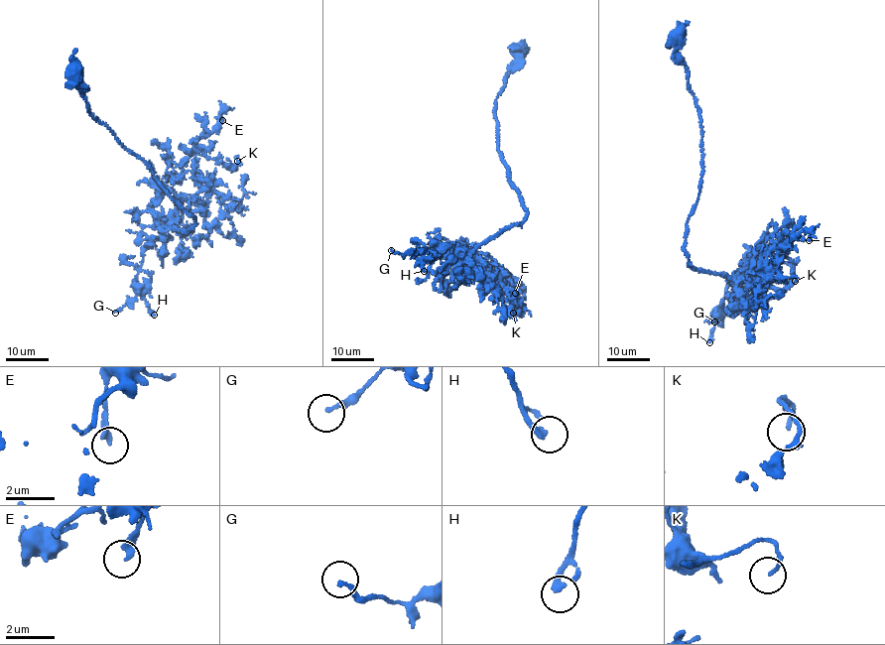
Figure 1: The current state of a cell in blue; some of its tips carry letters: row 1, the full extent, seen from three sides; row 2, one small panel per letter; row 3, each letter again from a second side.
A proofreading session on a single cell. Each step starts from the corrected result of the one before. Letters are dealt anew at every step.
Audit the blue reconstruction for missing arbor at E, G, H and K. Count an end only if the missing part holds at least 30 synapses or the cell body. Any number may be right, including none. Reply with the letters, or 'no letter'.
no letter

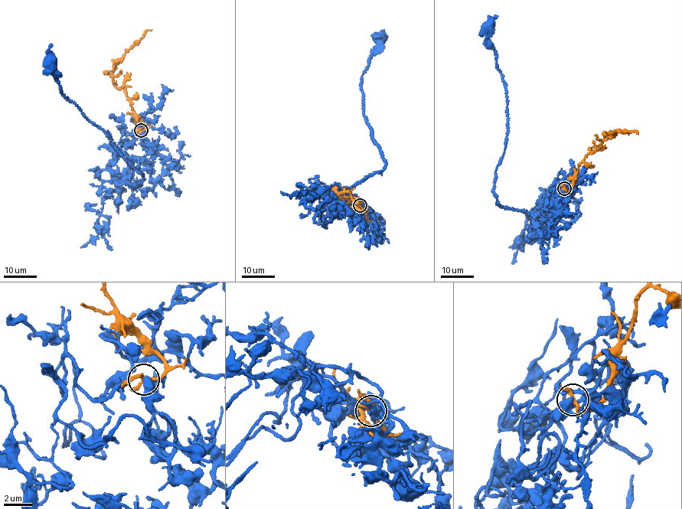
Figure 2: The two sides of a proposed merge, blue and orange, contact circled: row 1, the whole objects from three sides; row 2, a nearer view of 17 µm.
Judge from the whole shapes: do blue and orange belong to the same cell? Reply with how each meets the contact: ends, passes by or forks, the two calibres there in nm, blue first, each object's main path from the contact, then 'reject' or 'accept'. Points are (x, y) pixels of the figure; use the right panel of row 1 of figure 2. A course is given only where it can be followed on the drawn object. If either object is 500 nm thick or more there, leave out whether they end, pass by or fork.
blue forks; orange passes by; calibres 360 and 280 nm; course blue (564, 187), (553, 207), (556, 222), (497, 203), (507, 95), (487, 25); course orange (564, 187), (566, 190), (572, 187), (579, 164), (592, 148), (598, 145), (616, 131), (636, 132), (637, 134); reject

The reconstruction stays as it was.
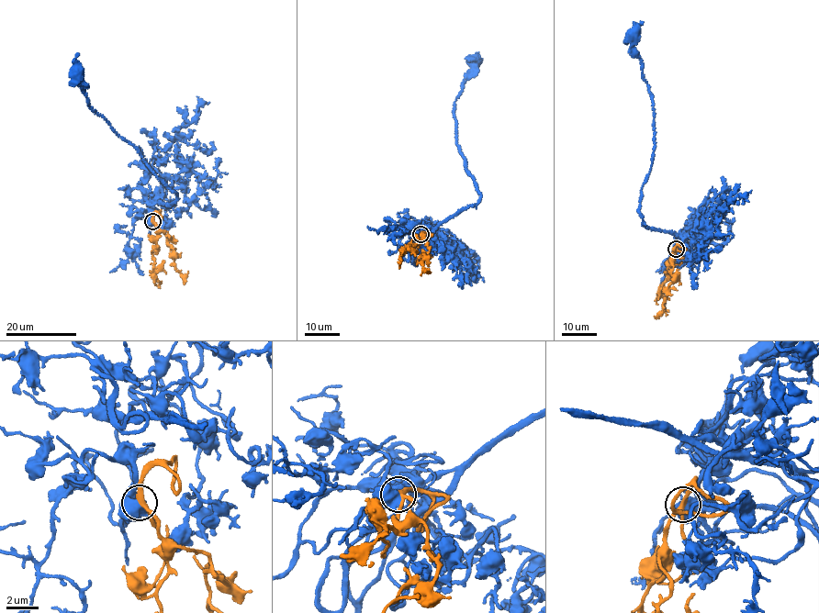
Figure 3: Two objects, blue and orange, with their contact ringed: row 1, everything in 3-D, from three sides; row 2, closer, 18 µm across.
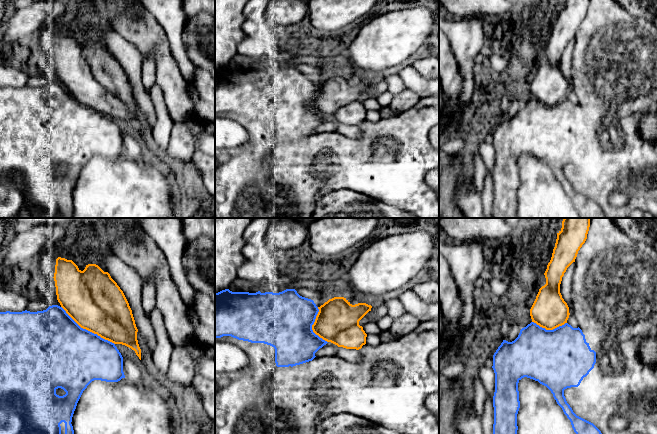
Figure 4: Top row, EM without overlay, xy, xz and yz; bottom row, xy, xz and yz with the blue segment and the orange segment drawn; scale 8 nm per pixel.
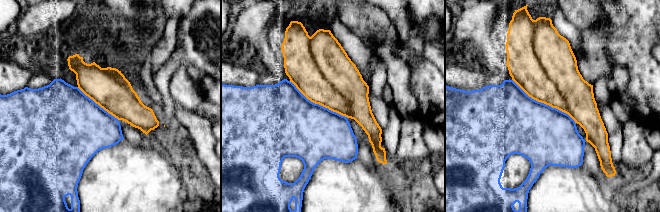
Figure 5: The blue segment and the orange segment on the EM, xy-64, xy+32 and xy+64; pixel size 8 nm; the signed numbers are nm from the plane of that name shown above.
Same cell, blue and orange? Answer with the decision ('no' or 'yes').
yes

